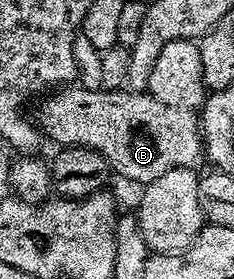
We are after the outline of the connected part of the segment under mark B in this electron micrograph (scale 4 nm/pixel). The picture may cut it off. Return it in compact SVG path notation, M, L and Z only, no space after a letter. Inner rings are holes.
M68 84L41 97L39 102L40 111L34 114L34 121L45 139L53 138L60 148L85 146L103 154L115 173L117 170L132 182L147 184L174 168L196 170L199 162L205 161L197 111L170 108L170 104L154 100L147 92Z

